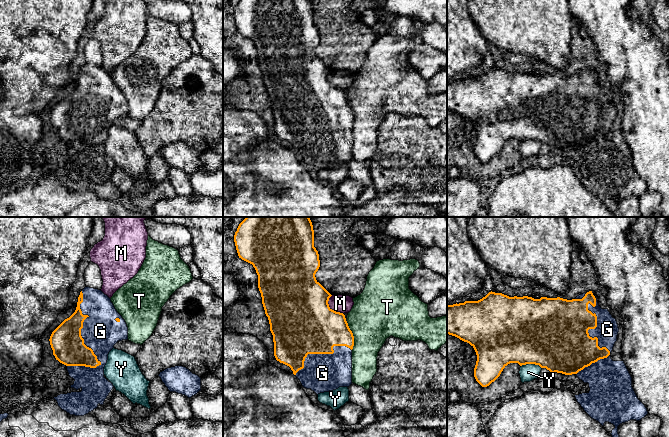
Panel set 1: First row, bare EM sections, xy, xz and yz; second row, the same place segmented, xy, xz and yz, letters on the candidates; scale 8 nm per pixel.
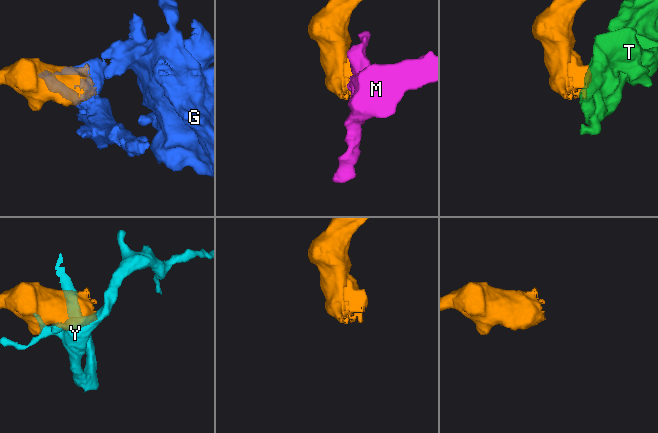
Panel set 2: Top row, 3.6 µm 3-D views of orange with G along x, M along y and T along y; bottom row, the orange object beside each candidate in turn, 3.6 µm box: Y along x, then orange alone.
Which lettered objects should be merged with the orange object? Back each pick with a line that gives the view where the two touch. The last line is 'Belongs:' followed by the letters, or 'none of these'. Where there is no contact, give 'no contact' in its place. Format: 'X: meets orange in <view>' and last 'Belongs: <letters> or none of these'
G: meets orange in xy
Belongs: G

